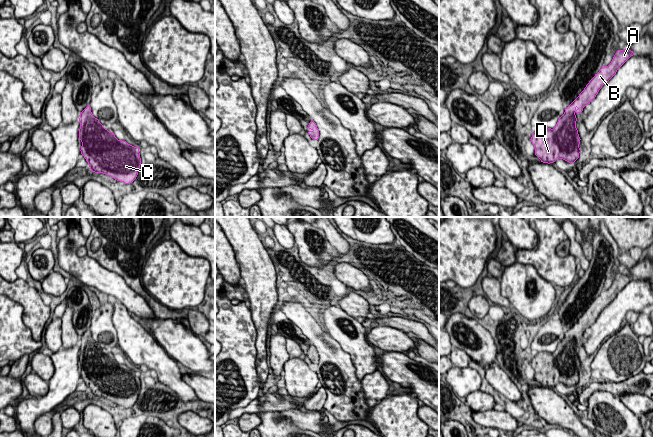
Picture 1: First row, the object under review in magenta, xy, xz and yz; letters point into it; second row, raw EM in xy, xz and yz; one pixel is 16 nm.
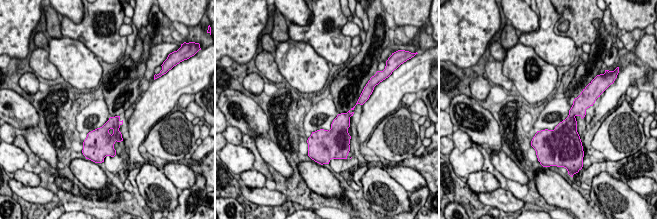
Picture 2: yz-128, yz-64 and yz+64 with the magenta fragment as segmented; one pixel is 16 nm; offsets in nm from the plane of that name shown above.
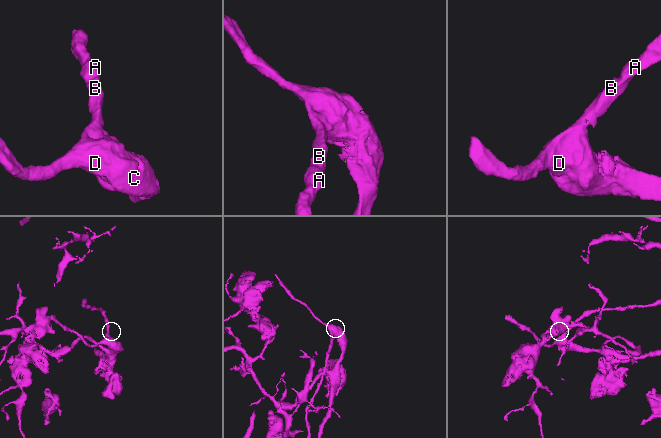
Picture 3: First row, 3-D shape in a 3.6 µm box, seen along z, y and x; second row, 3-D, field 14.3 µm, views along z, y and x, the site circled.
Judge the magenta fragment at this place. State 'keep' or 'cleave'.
keep

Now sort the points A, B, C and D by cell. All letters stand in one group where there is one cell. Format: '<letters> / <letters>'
A B C D

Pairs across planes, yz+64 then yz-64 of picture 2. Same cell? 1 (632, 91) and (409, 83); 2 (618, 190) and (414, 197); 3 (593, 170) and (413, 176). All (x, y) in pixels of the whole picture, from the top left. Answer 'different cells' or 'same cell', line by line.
1: different cells
2: different cells
3: different cells

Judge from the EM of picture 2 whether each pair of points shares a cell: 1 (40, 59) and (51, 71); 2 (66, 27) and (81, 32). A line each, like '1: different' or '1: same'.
1: same
2: same

